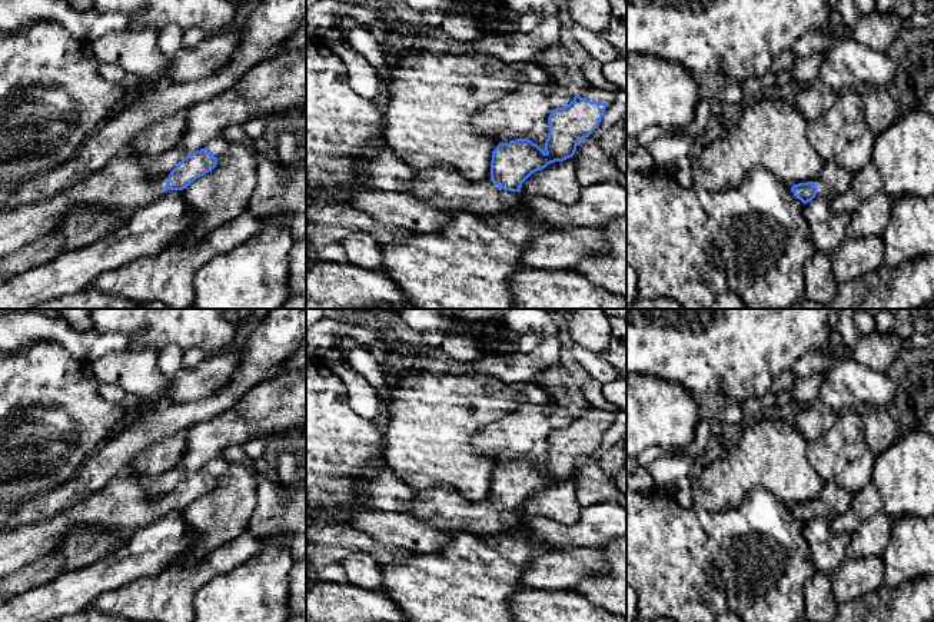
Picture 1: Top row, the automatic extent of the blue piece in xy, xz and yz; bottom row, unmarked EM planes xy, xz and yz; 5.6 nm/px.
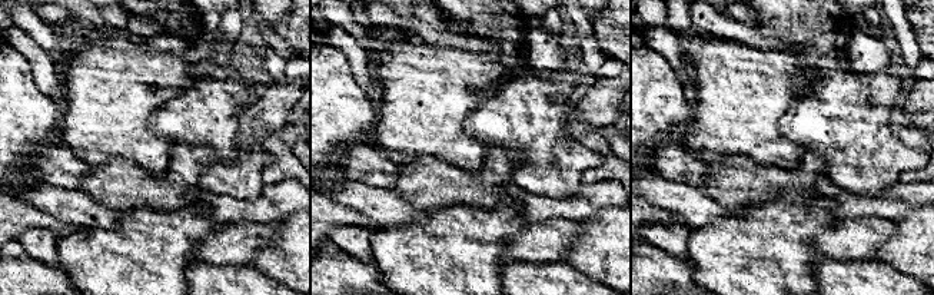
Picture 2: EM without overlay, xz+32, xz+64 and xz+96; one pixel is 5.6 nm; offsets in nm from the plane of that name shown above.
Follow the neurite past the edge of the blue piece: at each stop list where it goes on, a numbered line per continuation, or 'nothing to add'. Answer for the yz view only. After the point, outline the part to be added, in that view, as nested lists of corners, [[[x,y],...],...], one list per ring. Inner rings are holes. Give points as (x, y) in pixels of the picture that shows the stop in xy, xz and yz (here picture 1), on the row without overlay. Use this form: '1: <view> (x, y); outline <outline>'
1: yz (833, 501); outline [[[824,483],[820,495],[815,499],[817,515],[828,522],[841,516],[851,505],[852,493],[835,483]]]

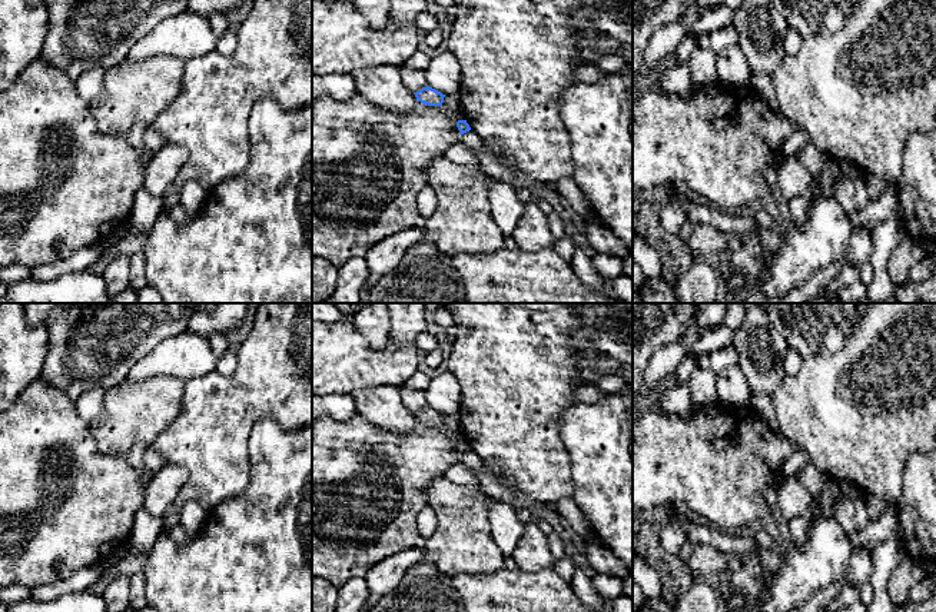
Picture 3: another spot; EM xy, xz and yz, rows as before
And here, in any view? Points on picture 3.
1: xz (493, 486); outline [[[472,450],[461,455],[461,462],[477,476],[478,486],[491,496],[495,502],[511,505],[517,512],[521,509],[532,509],[535,506],[545,506],[531,496],[511,490],[498,478],[495,478],[484,465],[484,460]]]

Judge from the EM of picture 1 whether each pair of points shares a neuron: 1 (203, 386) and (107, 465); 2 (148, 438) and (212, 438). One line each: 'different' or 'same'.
1: different
2: different

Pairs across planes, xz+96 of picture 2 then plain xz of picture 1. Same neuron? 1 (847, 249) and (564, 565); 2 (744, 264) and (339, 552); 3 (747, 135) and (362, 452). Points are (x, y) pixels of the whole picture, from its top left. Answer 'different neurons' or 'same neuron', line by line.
1: same neuron
2: different neurons
3: different neurons

